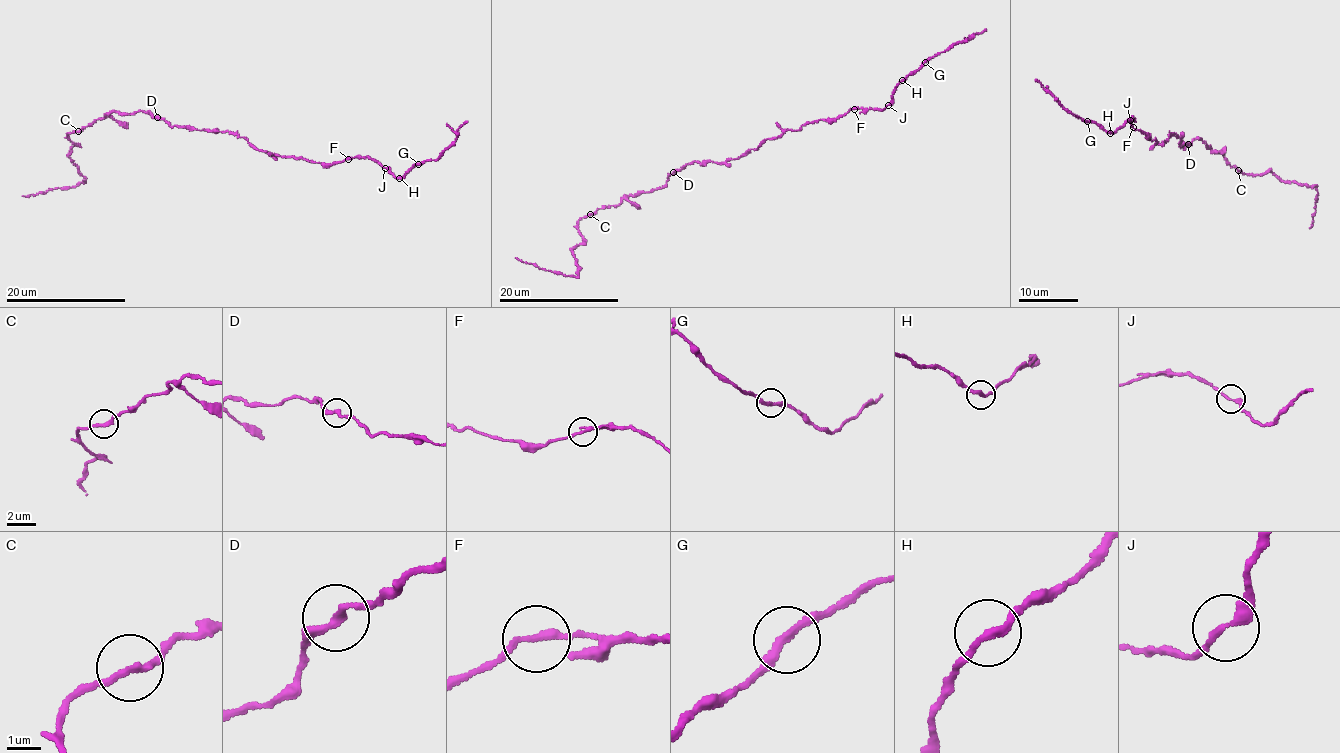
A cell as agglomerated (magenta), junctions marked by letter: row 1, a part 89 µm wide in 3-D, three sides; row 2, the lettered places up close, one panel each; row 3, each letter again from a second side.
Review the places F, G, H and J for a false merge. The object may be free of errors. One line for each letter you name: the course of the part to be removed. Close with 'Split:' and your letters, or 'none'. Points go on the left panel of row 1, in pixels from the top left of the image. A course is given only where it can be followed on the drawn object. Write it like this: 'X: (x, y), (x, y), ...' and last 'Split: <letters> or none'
F: (347, 159), (275, 158), (225, 131), (110, 112), (68, 133), (81, 182), (22, 196)
Split: F

